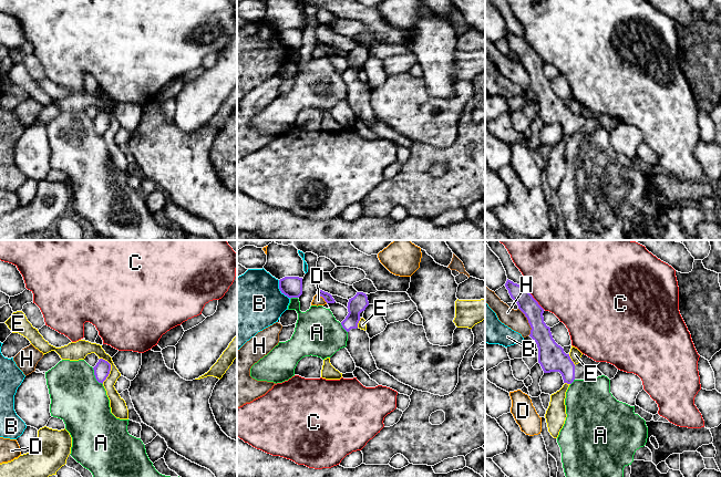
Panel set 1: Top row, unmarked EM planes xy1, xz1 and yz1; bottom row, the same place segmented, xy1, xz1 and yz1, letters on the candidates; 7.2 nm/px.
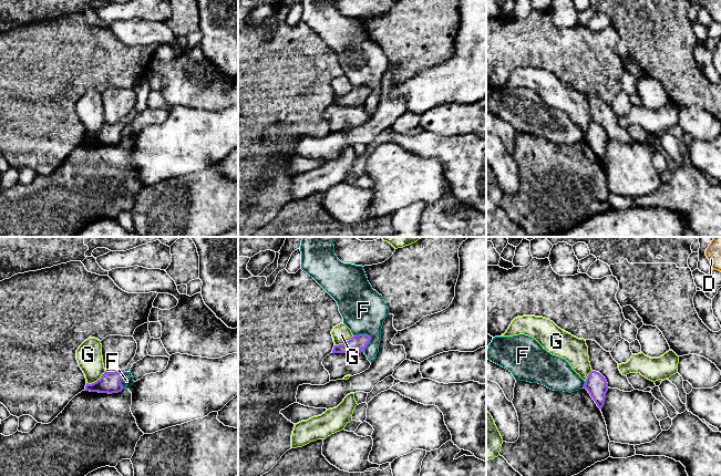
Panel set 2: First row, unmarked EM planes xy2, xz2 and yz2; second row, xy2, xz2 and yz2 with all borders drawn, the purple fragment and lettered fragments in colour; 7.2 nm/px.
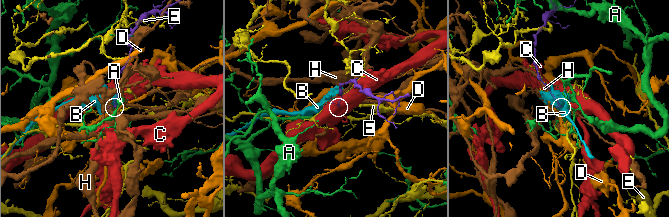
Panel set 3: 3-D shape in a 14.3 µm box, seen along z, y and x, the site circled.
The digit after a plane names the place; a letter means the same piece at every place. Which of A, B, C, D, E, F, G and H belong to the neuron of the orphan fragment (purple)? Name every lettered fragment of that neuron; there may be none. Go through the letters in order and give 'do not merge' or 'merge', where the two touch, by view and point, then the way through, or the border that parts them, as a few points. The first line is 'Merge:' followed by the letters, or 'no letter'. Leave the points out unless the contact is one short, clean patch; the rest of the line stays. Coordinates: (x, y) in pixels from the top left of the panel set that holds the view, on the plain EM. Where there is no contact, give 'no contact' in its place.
Merge: no letter
A: do not merge; meets purple in xy1 at (95, 128)
B: do not merge; meets purple in xz1 at (280, 42); border along xz1 (278, 32), (280, 42), (290, 50)
C: do not merge; meets purple in yz1 at (533, 50)
D: do not merge; meets purple in xz1 at (322, 49); border along xz1 (317, 45), (327, 54)
E: do not merge; meets purple in xy1 at (110, 121)
F: do not merge; meets purple in xz2 at (369, 88)
G: do not merge; meets purple in xy2 at (98, 132); border along xy2 (105, 123), (95, 133), (86, 135)
H: do not merge; meets purple in yz1 at (528, 73)

